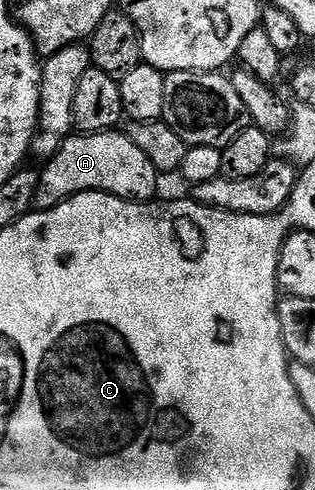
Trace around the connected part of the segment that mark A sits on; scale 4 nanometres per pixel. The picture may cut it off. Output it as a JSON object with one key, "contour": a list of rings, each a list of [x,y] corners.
{"contour":[[[81,132],[66,140],[56,154],[44,163],[37,193],[37,206],[57,206],[84,190],[102,190],[104,194],[114,194],[127,199],[128,202],[147,202],[158,197],[157,181],[159,175],[155,164],[147,160],[147,155],[131,141],[128,133]]]}

